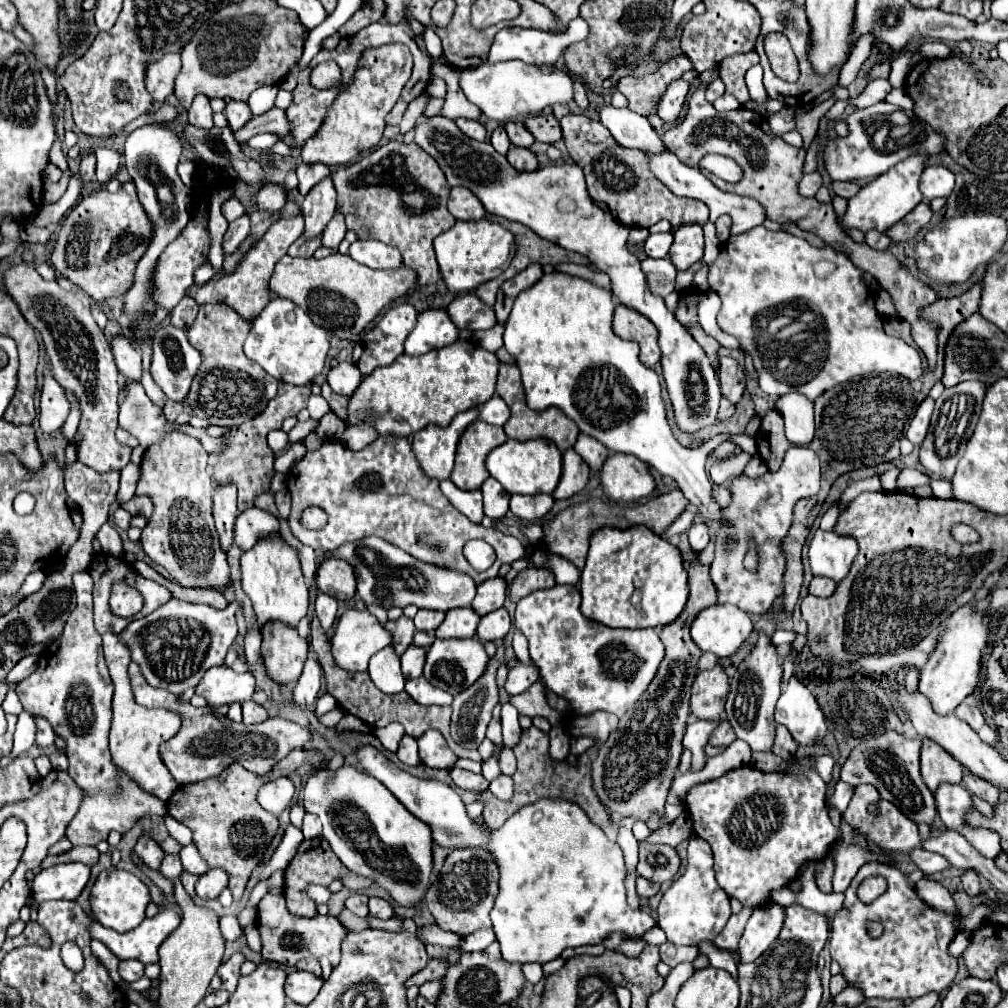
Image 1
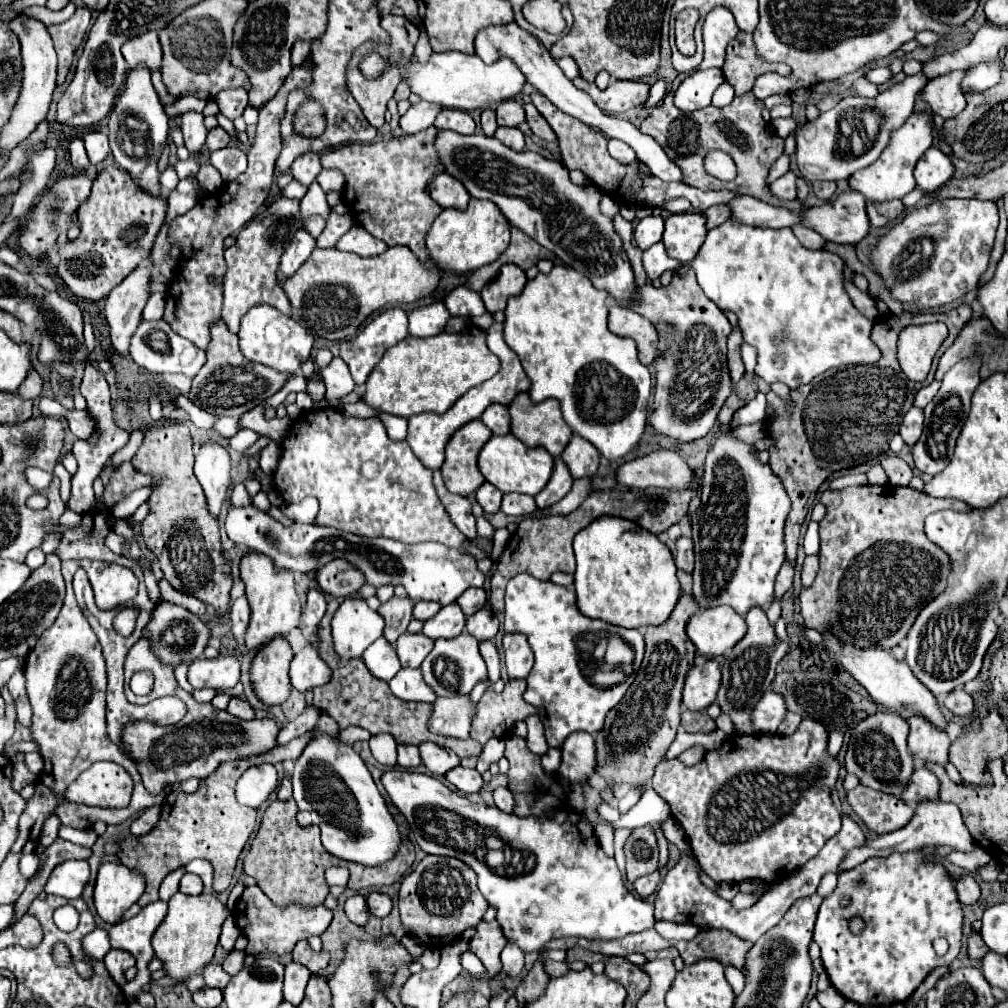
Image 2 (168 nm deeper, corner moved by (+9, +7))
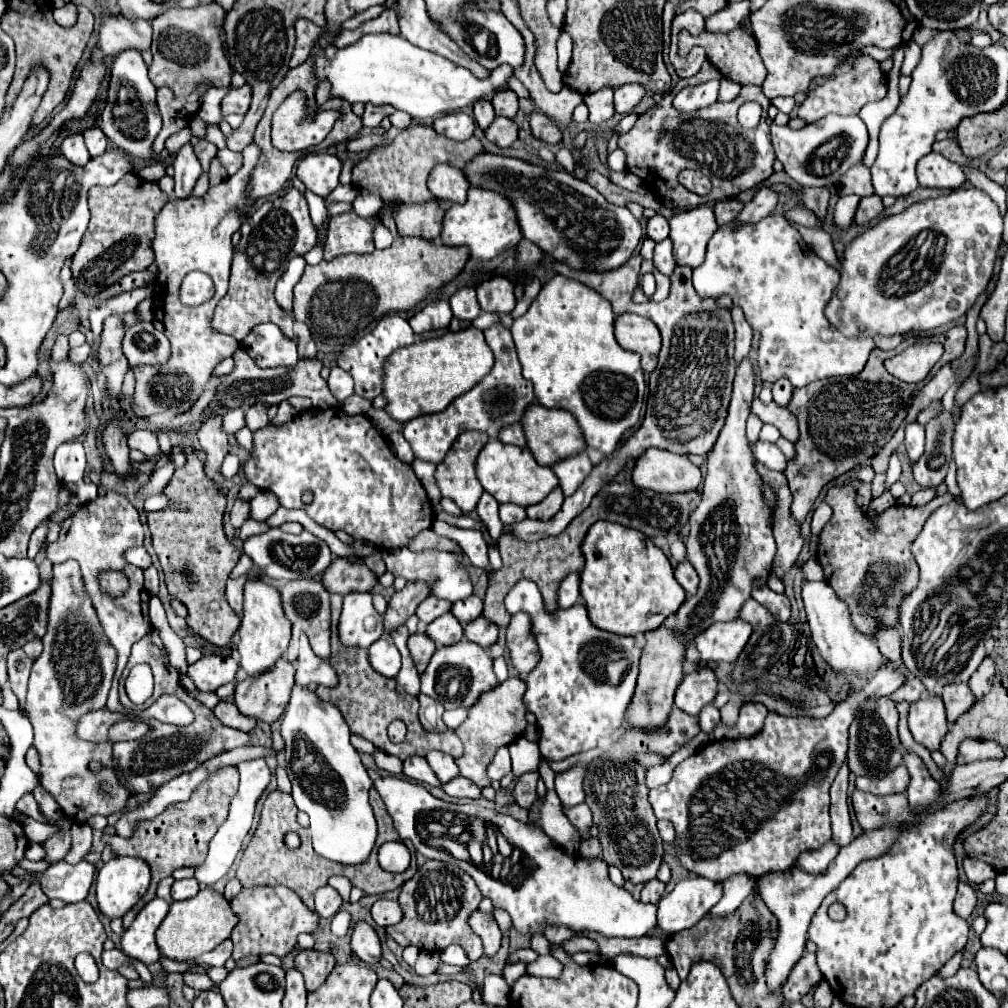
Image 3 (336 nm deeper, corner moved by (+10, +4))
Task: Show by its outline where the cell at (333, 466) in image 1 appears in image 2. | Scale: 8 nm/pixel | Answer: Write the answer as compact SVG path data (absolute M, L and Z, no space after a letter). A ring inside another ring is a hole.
M331 406L301 412L281 442L281 458L273 472L273 482L285 502L301 502L305 496L315 496L319 500L319 526L333 526L365 538L383 536L405 544L441 542L449 548L465 550L467 538L457 532L455 524L449 520L443 504L439 502L431 482L431 470L425 468L417 456L413 456L407 442L389 440L379 418L361 420L343 416L341 410ZM363 462L373 462L373 468L363 468Z

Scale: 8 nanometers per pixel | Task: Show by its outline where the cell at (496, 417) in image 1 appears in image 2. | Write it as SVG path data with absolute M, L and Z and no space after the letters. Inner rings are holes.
M491 404L483 416L481 416L483 424L493 432L493 434L509 434L511 432L511 416L509 410L501 404Z

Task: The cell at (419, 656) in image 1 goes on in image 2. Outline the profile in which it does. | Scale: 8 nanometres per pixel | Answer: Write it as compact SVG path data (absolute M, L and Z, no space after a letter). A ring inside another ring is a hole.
M401 634L399 640L395 642L397 654L401 664L407 668L419 668L425 656L433 650L433 640L427 638L425 634Z

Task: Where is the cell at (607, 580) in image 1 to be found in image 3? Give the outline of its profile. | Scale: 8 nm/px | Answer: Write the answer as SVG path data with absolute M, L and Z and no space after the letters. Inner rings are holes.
M596 521L582 541L582 555L584 555L584 569L580 571L580 595L586 603L590 621L598 629L620 635L638 635L654 631L664 623L668 615L676 613L680 603L686 599L686 591L674 579L674 571L668 557L642 531L628 529L610 521Z

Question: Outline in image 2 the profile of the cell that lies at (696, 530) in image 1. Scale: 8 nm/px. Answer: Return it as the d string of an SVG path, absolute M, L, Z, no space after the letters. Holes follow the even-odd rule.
M679 538L677 540L677 556L675 556L675 564L679 570L691 574L693 572L693 542L691 538Z

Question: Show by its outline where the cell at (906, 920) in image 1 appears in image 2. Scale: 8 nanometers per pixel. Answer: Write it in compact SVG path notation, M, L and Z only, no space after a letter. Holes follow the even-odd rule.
M921 850L891 854L889 858L869 858L857 868L839 874L837 888L823 900L819 908L813 932L813 940L821 948L821 960L831 986L835 986L835 990L843 998L861 1006L891 1006L909 1000L931 970L949 966L957 958L961 950L961 938L963 910L957 900L953 880L941 862L927 860ZM843 896L851 898L851 906L841 908L839 902ZM855 916L865 922L865 928L859 934L853 934L849 930L849 920ZM935 938L945 938L949 942L949 952L945 956L935 954Z

